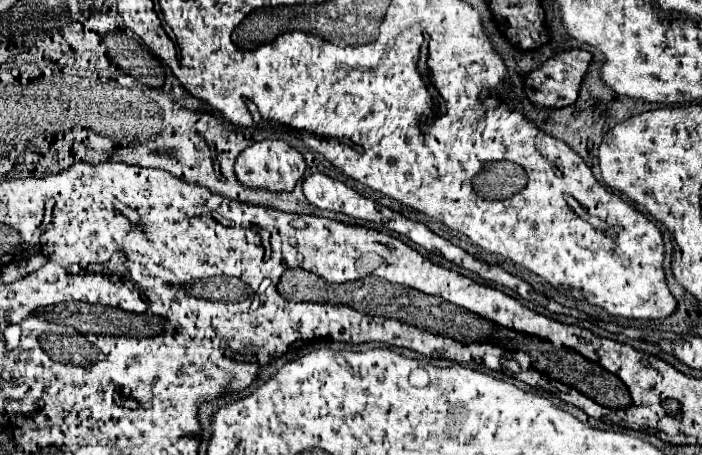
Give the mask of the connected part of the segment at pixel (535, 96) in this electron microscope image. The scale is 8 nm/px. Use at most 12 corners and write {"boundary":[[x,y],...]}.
{"boundary":[[552,56],[526,78],[536,106],[572,106],[592,56]]}

